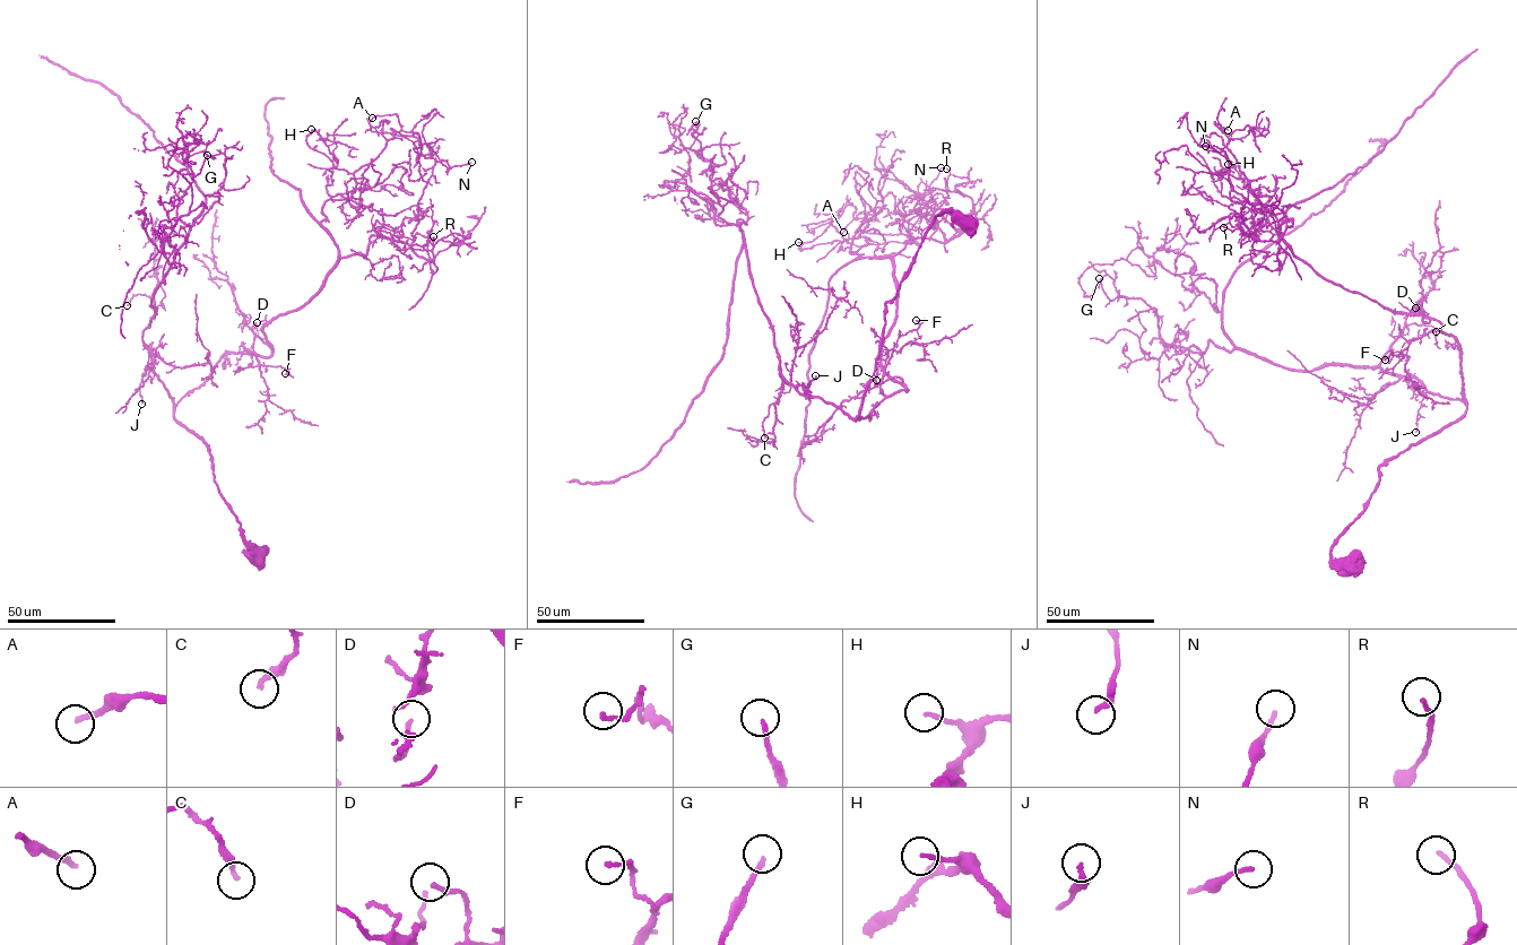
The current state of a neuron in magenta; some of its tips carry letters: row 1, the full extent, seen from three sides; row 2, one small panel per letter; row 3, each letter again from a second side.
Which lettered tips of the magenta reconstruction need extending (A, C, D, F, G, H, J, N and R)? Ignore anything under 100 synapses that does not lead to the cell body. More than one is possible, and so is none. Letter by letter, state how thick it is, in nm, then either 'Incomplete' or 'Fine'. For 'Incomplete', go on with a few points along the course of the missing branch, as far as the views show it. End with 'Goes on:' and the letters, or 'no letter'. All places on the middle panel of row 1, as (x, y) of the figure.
A: Thickness 200 nm. Fine
C: Thickness 240 nm. Fine
D: Thickness 150 nm. Fine
F: Thickness 130 nm. Fine
G: Thickness 180 nm. Fine
H: Thickness 140 nm. Fine
J: Thickness 180 nm. Fine
N: Thickness 160 nm. Fine
R: Thickness 150 nm. Fine
Goes on: no letter

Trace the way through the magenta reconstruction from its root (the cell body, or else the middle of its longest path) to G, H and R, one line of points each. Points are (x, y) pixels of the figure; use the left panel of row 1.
G: (257, 558), (142, 339), (172, 265), (161, 241), (172, 252), (164, 233), (189, 211), (183, 175), (207, 155)
H: (257, 558), (174, 406), (227, 353), (271, 355), (263, 326), (337, 261), (323, 205), (356, 184), (311, 129)
R: (257, 558), (174, 406), (227, 353), (271, 355), (263, 326), (372, 236), (434, 272), (433, 236)

